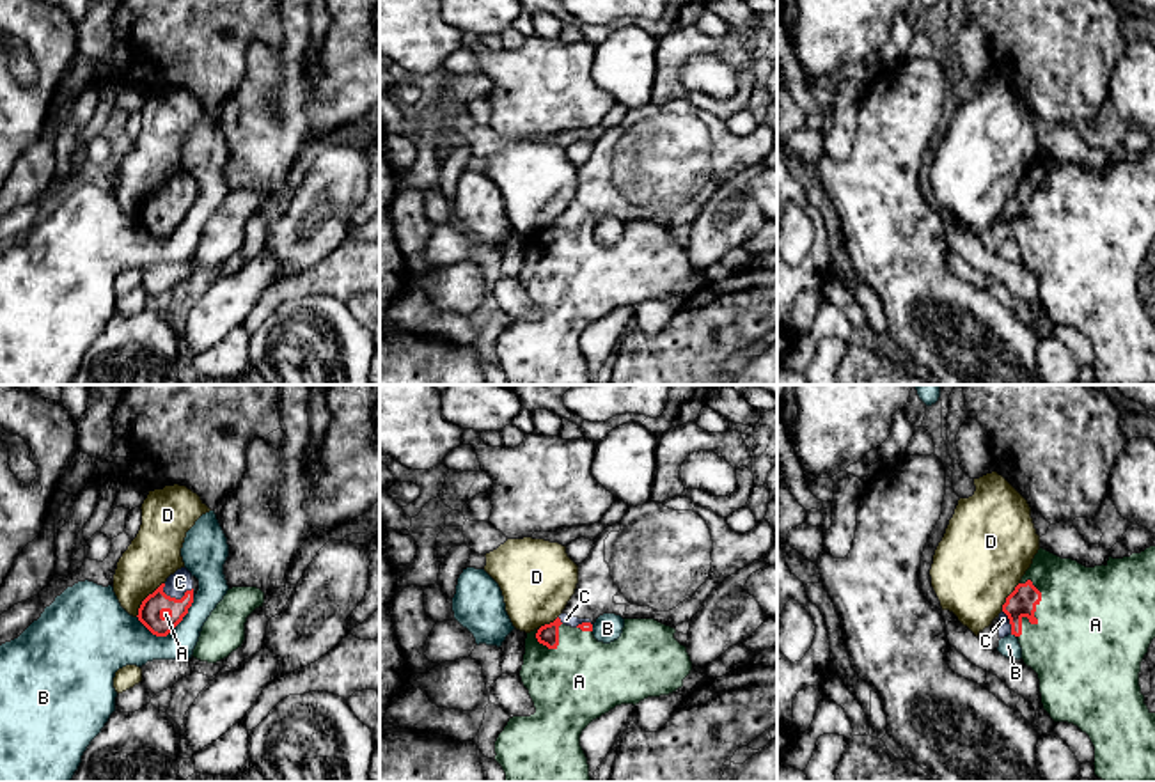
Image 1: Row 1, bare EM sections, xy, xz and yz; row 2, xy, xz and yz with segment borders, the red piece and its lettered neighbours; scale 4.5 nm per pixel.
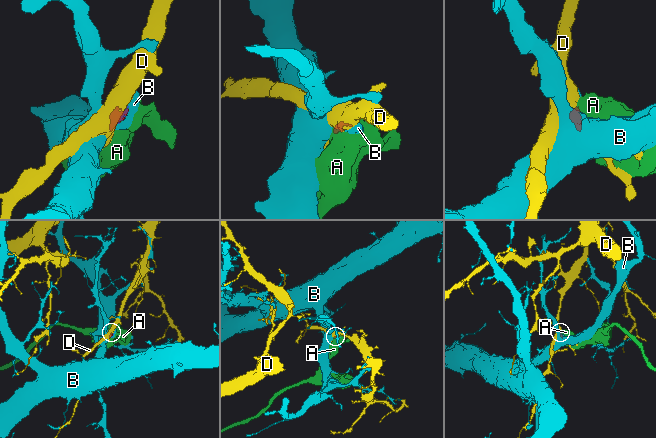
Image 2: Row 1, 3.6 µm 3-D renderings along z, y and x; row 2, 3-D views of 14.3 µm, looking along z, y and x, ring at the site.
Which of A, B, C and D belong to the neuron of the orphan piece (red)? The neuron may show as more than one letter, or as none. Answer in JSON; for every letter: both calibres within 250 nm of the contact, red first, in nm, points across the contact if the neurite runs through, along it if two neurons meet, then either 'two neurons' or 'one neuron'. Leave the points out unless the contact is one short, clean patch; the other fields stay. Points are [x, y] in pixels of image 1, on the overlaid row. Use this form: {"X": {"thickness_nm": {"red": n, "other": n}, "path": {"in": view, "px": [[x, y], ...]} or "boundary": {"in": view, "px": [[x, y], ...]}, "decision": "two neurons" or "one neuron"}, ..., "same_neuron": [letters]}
{"A": {"thickness_nm": {"red": 130, "other": 460}, "decision": "one neuron"}, "B": {"thickness_nm": {"red": 110, "other": 170}, "boundary": {"in": "xy", "px": [[194, 598], [188, 612], [171, 630]]}, "decision": "two neurons"}, "C": {"thickness_nm": {"red": 110, "other": 100}, "decision": "one neuron"}, "D": {"thickness_nm": {"red": 110, "other": 240}, "boundary": {"in": "xy", "px": [[164, 582], [142, 602], [135, 616]]}, "decision": "two neurons"}, "same_neuron": ["A", "C"]}

